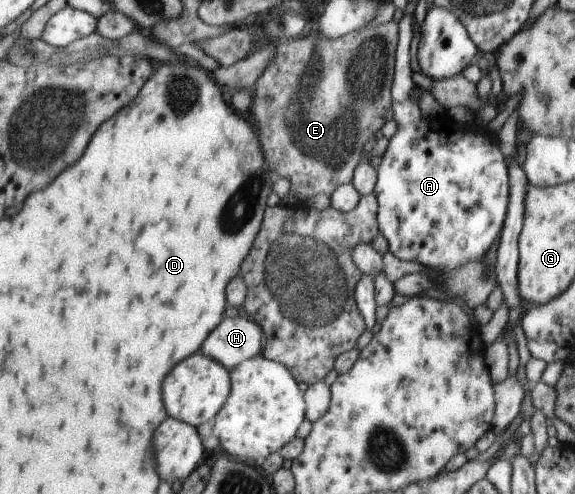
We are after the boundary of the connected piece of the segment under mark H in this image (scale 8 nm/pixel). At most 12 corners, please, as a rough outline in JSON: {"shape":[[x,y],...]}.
{"shape":[[250,316],[224,318],[201,353],[228,370],[262,353]]}

